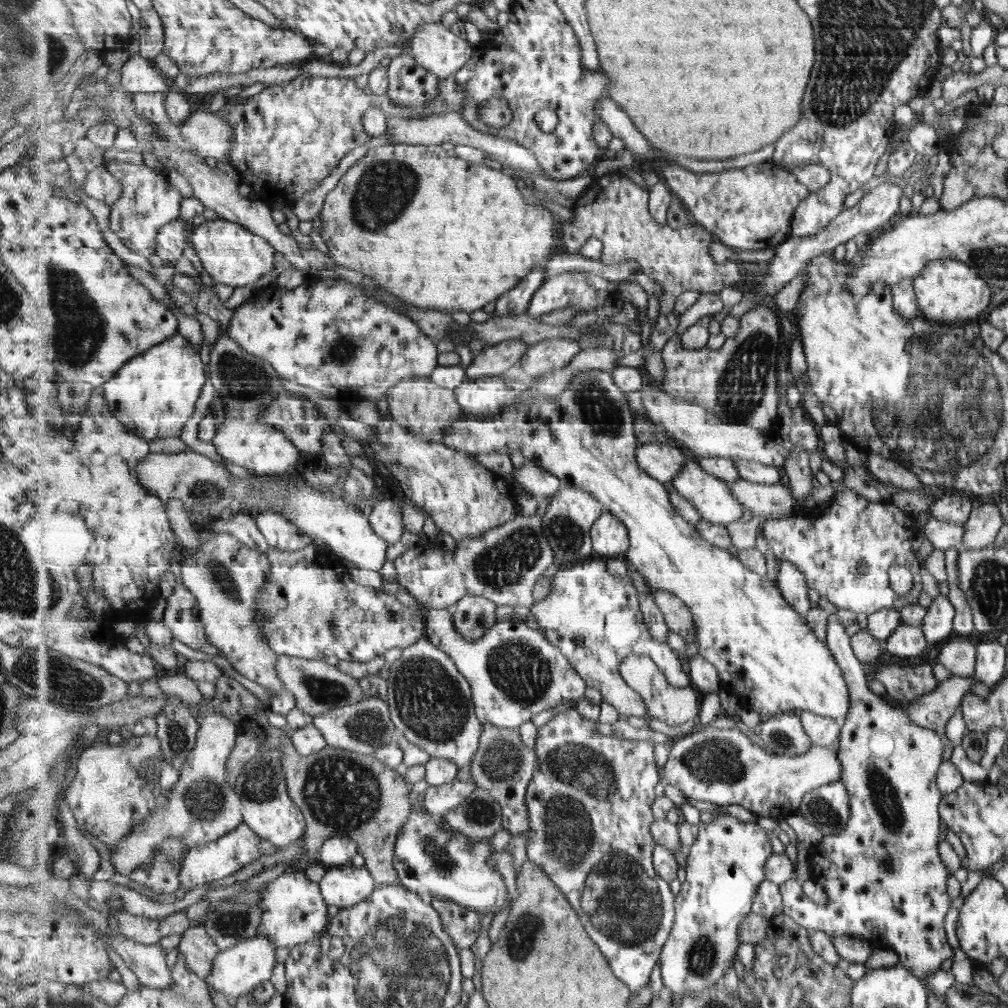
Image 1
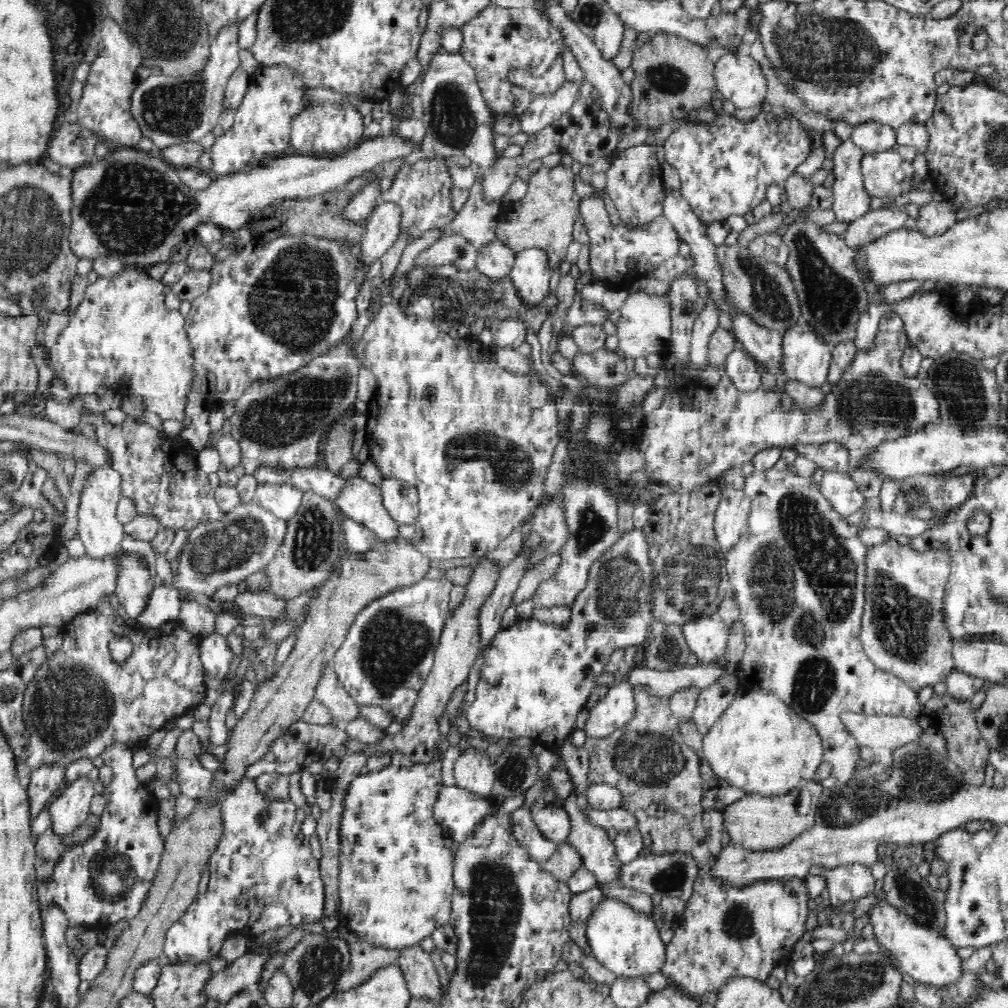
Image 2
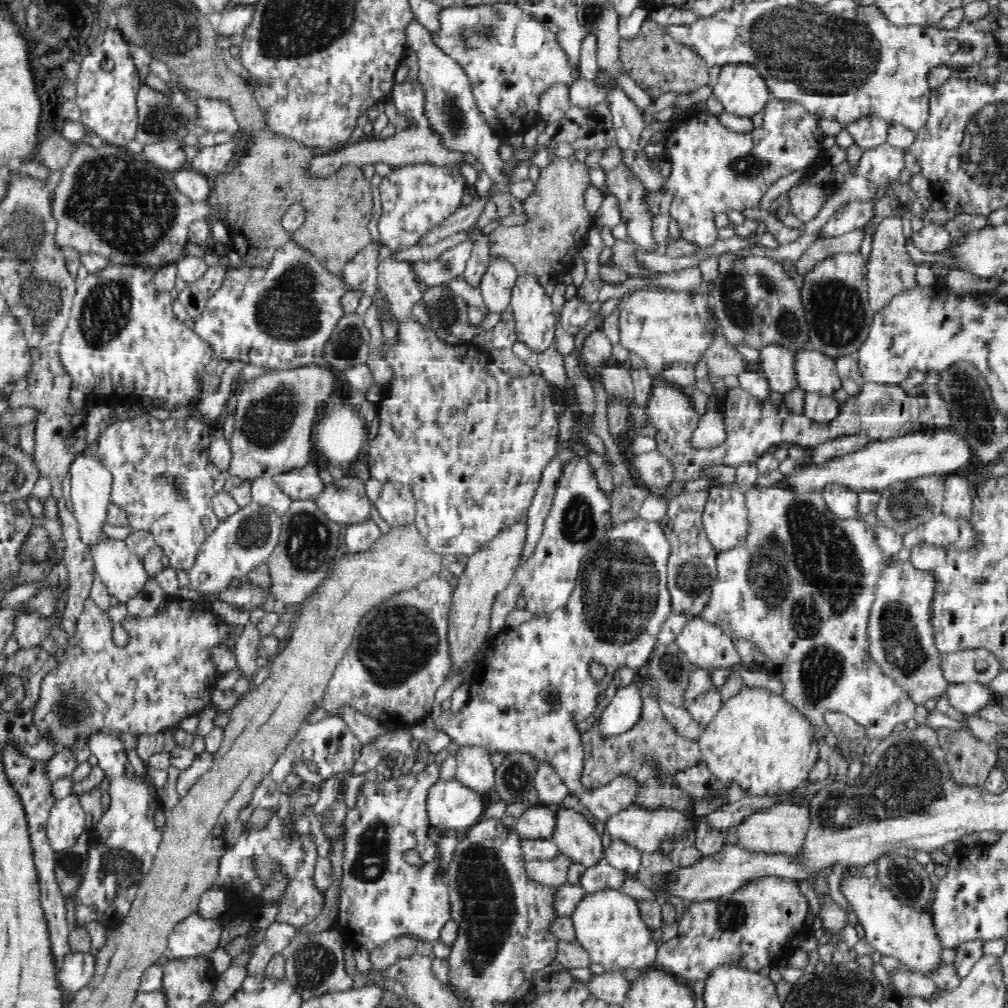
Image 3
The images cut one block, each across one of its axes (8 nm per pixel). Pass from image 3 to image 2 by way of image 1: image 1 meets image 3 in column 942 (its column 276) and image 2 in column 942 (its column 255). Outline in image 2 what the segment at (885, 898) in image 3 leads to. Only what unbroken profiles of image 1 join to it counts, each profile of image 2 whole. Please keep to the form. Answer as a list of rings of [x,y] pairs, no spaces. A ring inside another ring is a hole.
[[[876,903],[870,911],[870,923],[876,940],[881,943],[899,962],[901,970],[910,974],[912,978],[925,985],[936,988],[948,987],[958,983],[962,973],[962,960],[956,953],[956,948],[936,929],[916,924],[916,921],[906,913],[898,911],[890,903]]]

